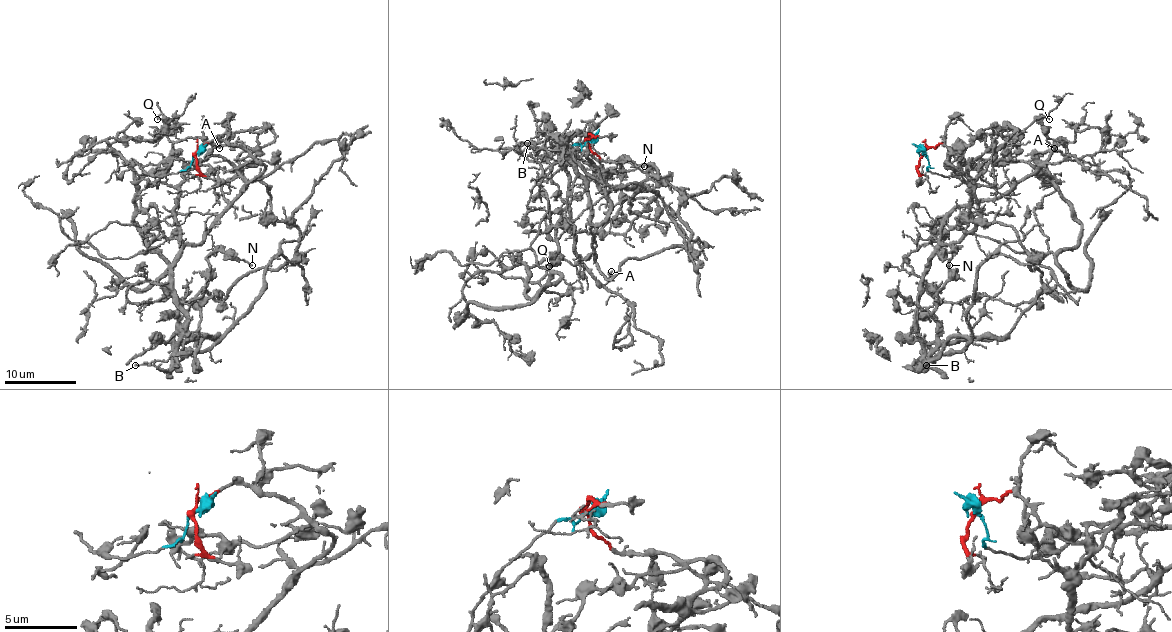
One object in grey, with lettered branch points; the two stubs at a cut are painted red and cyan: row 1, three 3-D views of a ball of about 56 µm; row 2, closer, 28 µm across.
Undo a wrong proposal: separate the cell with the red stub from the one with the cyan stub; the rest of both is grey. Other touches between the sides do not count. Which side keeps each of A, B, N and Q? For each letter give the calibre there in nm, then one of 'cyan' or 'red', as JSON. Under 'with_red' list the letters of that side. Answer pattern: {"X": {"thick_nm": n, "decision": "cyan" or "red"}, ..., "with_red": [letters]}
{"A": {"thick_nm": 110, "decision": "red"}, "B": {"thick_nm": 90, "decision": "red"}, "N": {"thick_nm": 150, "decision": "red"}, "Q": {"thick_nm": 100, "decision": "cyan"}, "with_red": ["A", "B", "N"]}

